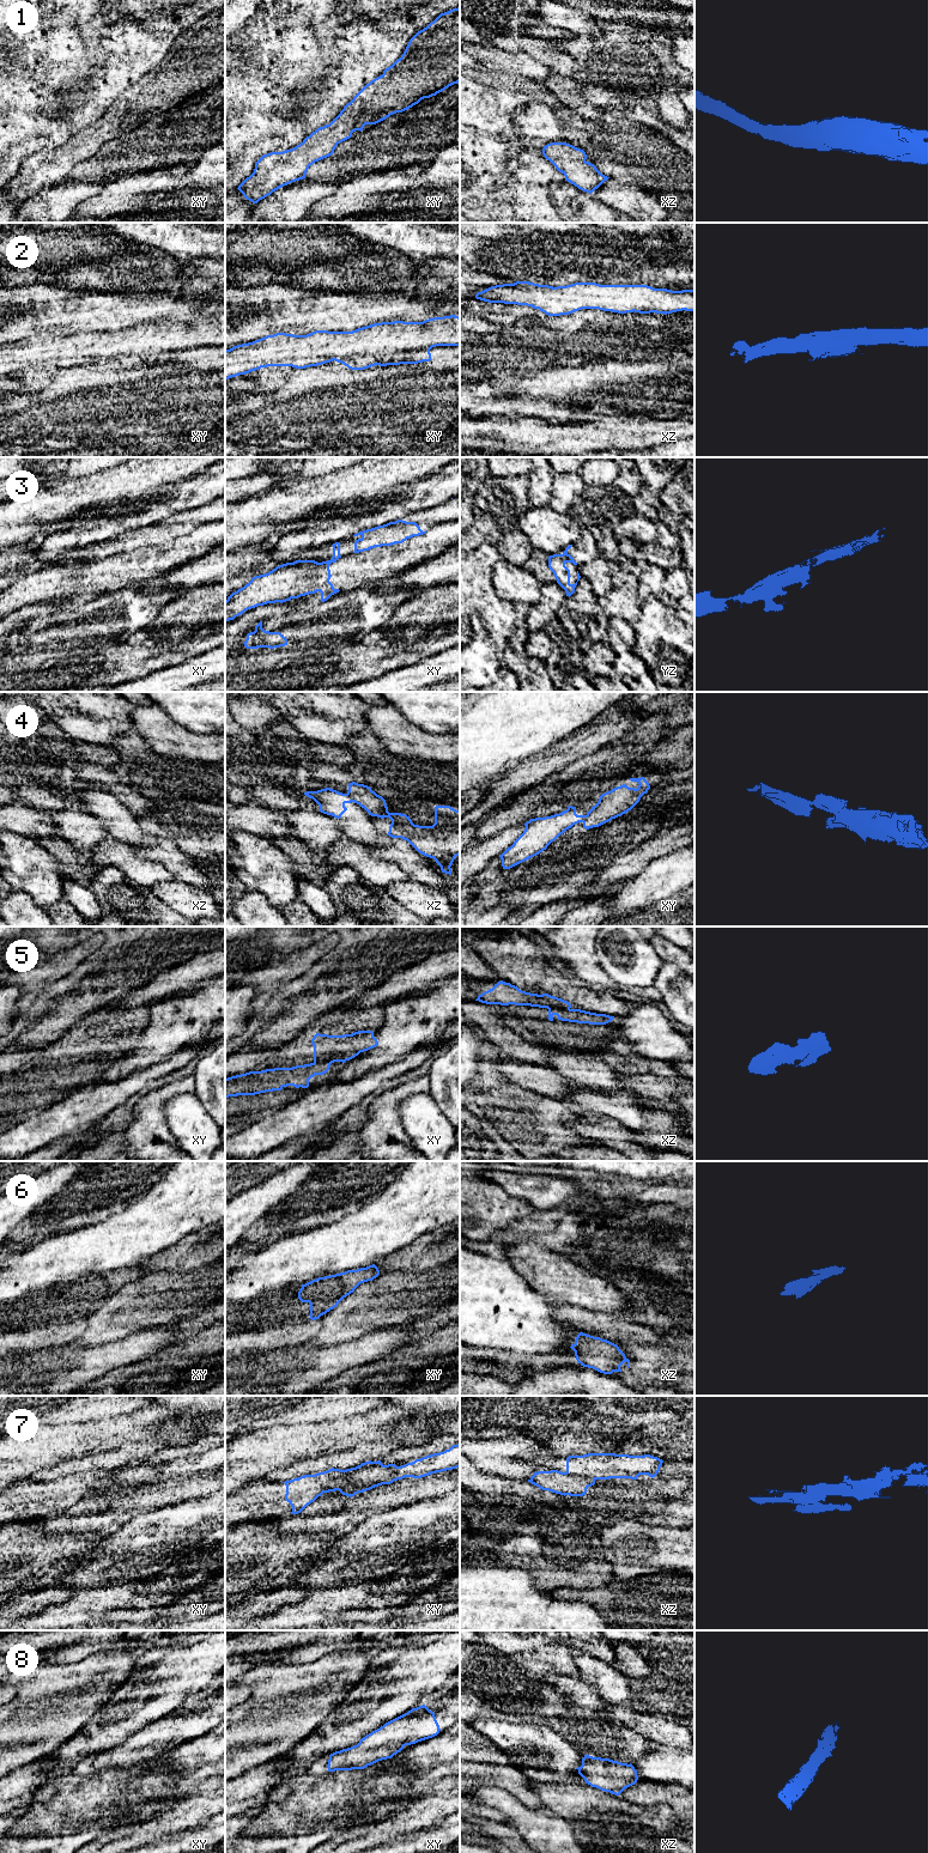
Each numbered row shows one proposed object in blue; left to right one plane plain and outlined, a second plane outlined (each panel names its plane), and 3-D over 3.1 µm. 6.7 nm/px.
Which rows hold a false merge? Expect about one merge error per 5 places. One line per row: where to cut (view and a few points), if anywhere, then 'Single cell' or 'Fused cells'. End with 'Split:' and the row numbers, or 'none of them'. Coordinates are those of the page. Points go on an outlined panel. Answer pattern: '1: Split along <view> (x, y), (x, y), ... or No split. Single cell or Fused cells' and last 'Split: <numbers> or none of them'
1: No split. Single cell
2: No split. Single cell
3: Split along xy (331, 559), (335, 560). Fused cells
4: Split along xz (346, 794), (353, 801). Fused cells
5: No split. Single cell
6: No split. Single cell
7: Split along xz (565, 1472), (588, 1476), (594, 1480). Fused cells
8: No split. Single cell
Split: 3, 4, 7

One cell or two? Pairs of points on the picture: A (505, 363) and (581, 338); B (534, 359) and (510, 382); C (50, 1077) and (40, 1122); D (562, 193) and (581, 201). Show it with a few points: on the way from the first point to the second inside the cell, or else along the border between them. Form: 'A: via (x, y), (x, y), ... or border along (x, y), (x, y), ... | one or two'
A: via (525, 358), (533, 354), (547, 341), (562, 340) | one
B: border along (562, 365), (534, 370) | two
C: border along (68, 1095), (26, 1113), (18, 1122) | two
D: via (566, 198), (570, 201), (576, 201) | one

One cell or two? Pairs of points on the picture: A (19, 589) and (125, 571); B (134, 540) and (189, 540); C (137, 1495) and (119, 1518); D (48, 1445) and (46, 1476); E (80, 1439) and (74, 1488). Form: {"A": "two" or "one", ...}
{"A": "one", "B": "two", "C": "one", "D": "two", "E": "two"}

